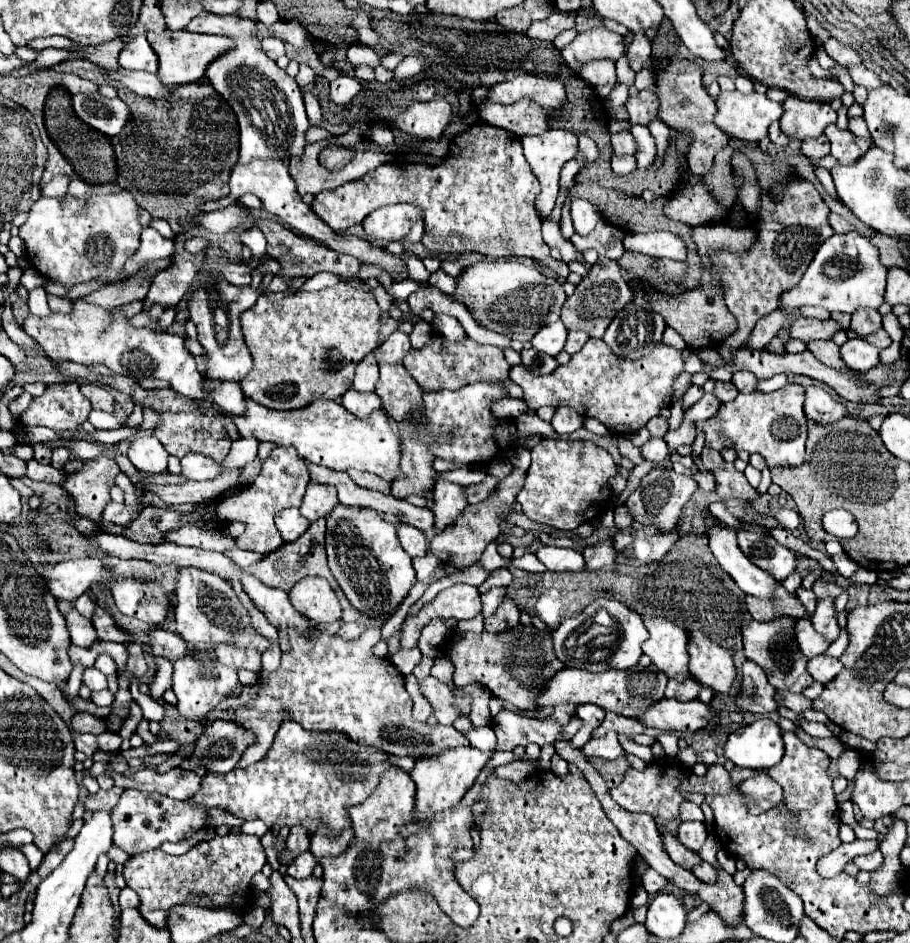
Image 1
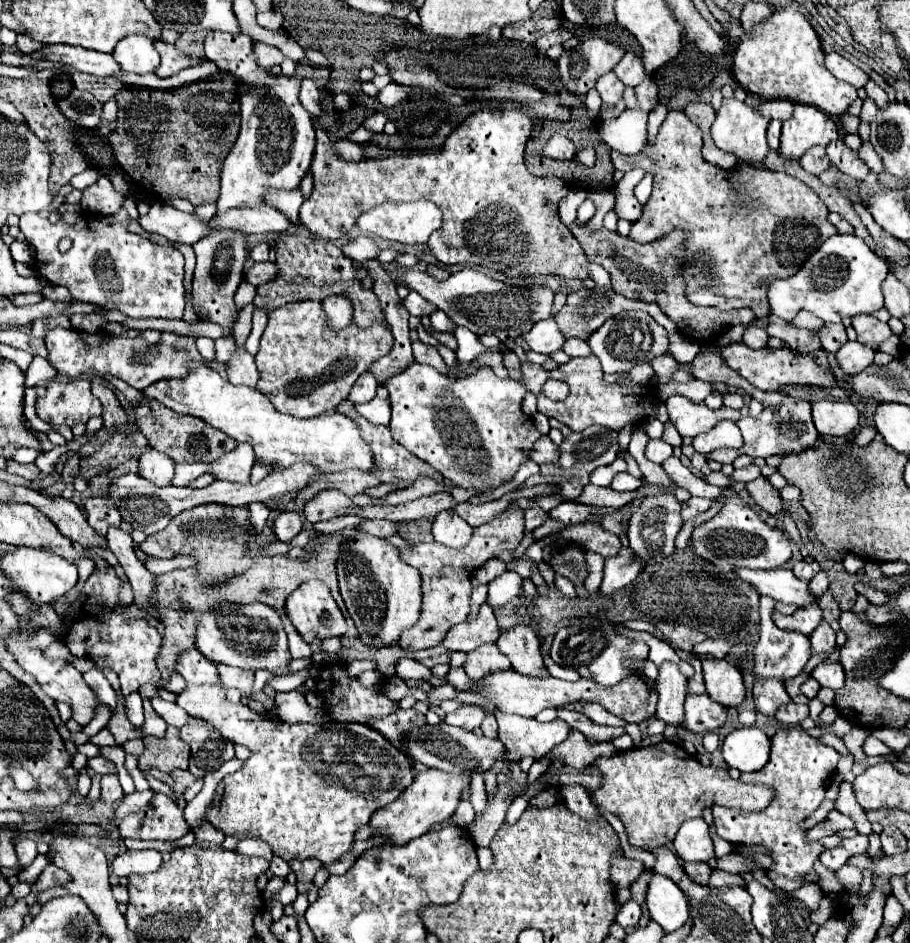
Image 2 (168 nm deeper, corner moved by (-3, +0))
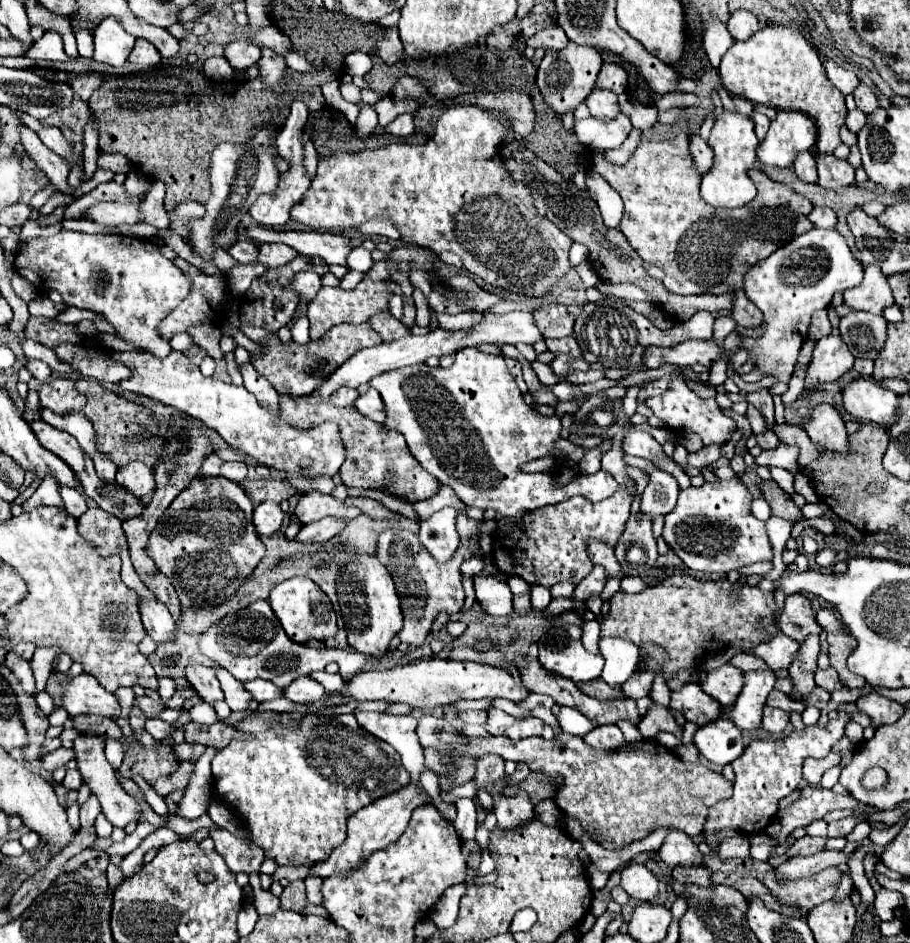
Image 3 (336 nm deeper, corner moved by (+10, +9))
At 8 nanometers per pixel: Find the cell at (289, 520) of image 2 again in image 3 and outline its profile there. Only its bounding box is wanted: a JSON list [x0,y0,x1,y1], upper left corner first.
[253,501,285,535]

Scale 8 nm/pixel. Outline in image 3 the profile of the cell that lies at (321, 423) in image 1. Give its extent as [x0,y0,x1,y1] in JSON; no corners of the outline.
[111,351,345,477]

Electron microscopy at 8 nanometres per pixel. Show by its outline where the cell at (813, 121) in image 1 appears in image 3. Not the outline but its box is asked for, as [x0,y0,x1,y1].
[757,111,817,167]

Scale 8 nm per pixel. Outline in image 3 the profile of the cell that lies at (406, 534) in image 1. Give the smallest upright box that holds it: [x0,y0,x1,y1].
[295,519,345,543]

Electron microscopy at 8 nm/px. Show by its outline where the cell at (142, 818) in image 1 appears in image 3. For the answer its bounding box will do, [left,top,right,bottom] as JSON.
[73,735,141,827]

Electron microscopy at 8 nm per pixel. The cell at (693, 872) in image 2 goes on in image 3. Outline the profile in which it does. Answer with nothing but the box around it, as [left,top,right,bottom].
[671,867,711,887]

